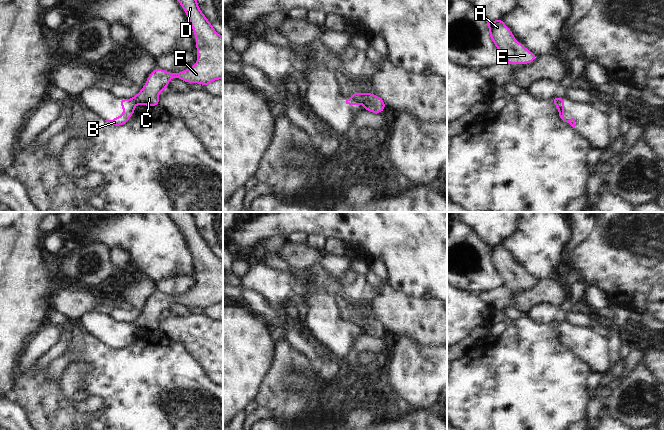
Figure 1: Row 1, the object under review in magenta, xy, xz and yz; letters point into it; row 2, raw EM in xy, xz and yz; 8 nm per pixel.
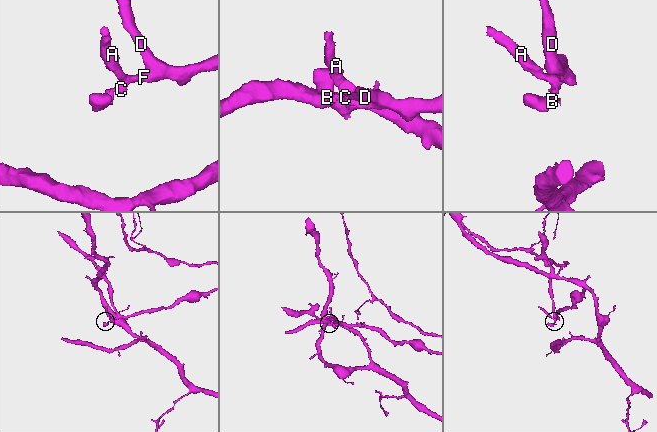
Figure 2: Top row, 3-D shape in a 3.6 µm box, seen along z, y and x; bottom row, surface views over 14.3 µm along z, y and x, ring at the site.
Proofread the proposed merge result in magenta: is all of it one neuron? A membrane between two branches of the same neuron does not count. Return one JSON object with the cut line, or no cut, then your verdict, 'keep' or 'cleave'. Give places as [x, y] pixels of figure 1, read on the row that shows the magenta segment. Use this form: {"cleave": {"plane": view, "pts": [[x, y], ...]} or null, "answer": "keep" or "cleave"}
{"cleave": {"plane": "xz", "pts": [[349, 98], [355, 99], [359, 103]]}, "answer": "cleave"}

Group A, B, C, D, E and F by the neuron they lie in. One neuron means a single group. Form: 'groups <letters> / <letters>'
groups A C D E F / B

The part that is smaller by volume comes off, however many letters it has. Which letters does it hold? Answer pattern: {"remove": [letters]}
{"remove": ["B"]}

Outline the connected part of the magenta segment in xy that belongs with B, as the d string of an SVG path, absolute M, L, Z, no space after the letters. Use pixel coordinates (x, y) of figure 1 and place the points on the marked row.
M121 99L119 101L119 104L123 107L123 115L118 115L116 118L112 120L105 120L106 122L109 122L113 126L122 126L123 124L126 124L129 122L129 116L133 116L135 112L135 103L132 100L129 99Z

